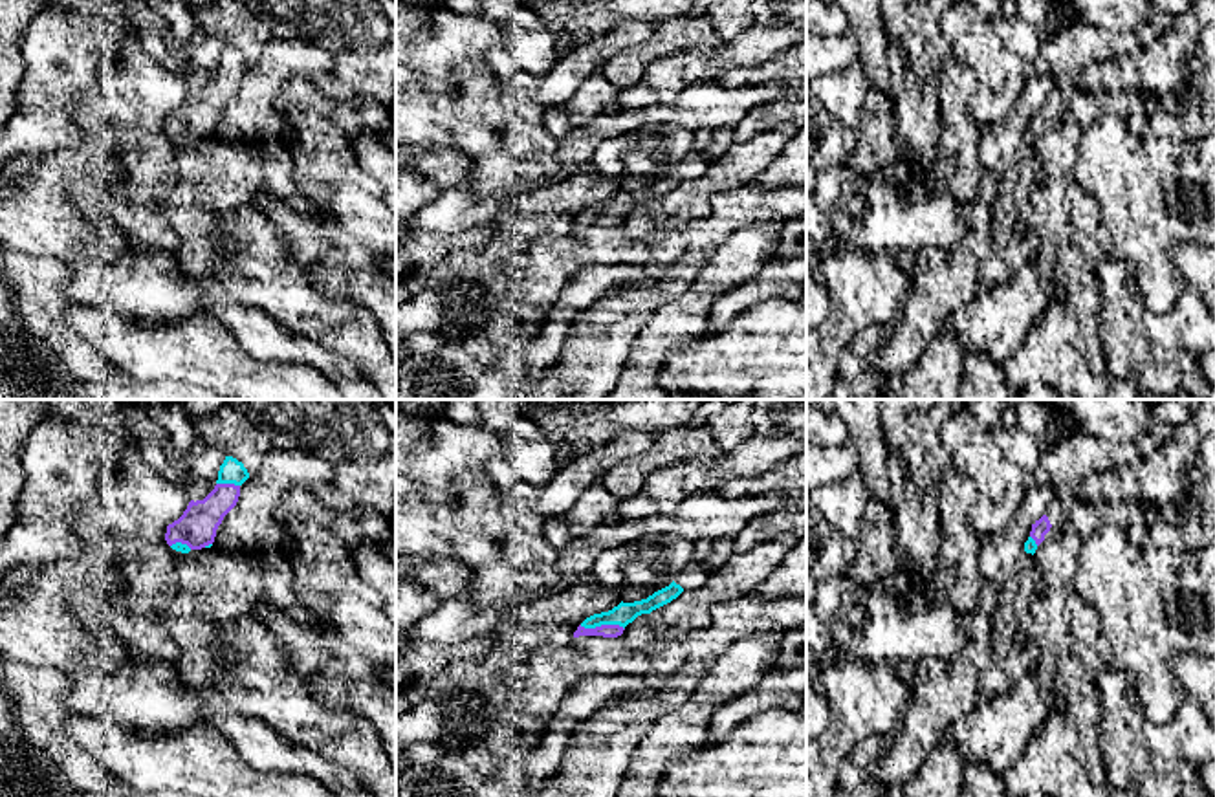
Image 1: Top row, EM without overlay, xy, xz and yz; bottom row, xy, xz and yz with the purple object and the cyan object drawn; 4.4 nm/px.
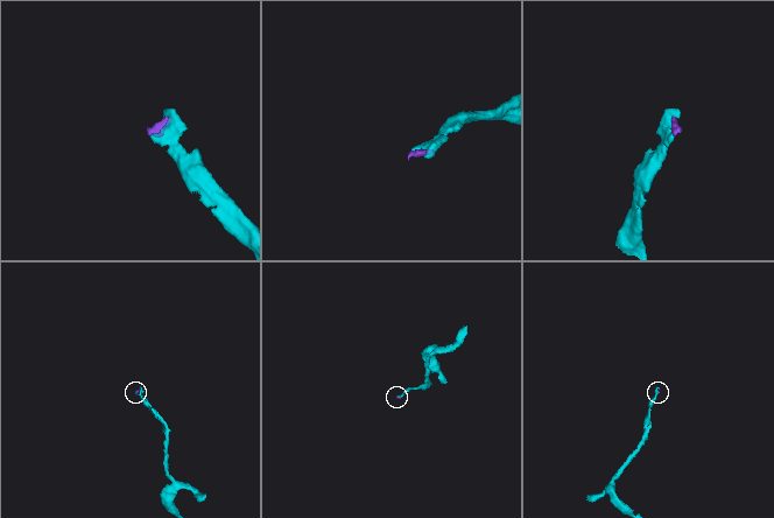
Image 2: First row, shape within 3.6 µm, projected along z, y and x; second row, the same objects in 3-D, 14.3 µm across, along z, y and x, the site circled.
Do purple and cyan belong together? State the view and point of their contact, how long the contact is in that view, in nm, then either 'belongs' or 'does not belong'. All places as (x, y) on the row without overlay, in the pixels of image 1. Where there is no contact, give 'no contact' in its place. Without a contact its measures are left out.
xz (602, 215) | 200 nm | belongs

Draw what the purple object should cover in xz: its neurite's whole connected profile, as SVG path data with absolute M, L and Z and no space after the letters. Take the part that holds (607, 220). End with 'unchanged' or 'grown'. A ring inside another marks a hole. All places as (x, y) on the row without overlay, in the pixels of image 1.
M702 150L689 152L684 161L676 165L676 169L649 185L647 189L634 191L634 192L619 192L608 202L594 203L586 207L574 227L579 225L603 225L603 227L618 227L623 224L625 216L632 213L641 203L651 203L652 200L671 192L676 189L684 180L695 180L707 172L713 159L709 159Z; grown

